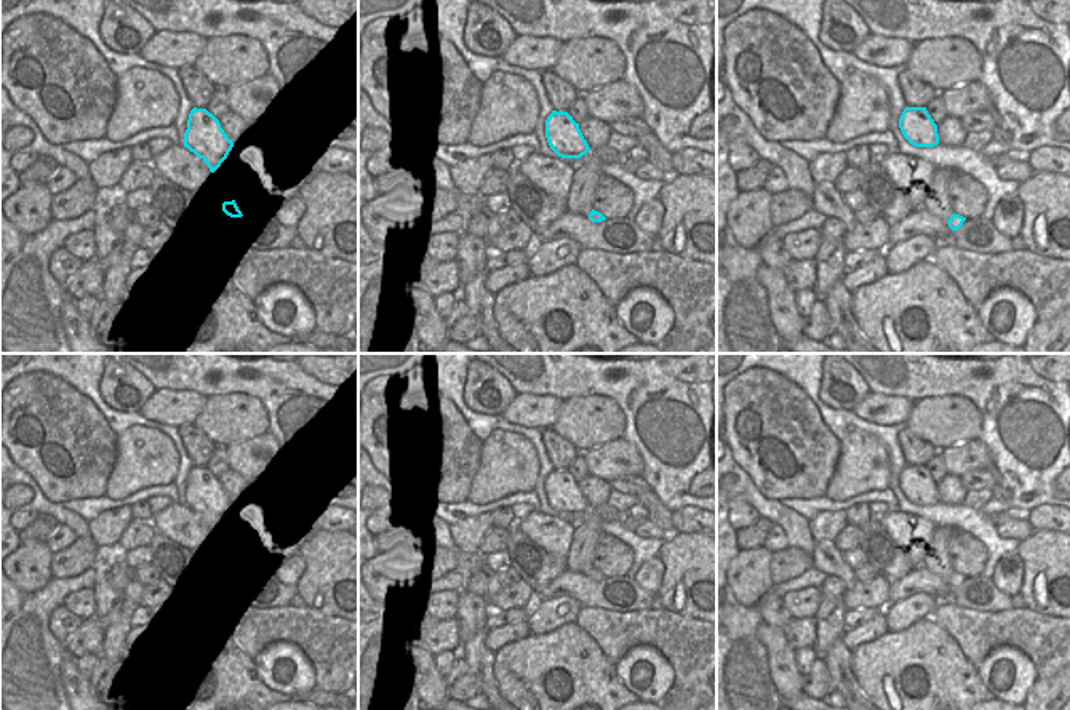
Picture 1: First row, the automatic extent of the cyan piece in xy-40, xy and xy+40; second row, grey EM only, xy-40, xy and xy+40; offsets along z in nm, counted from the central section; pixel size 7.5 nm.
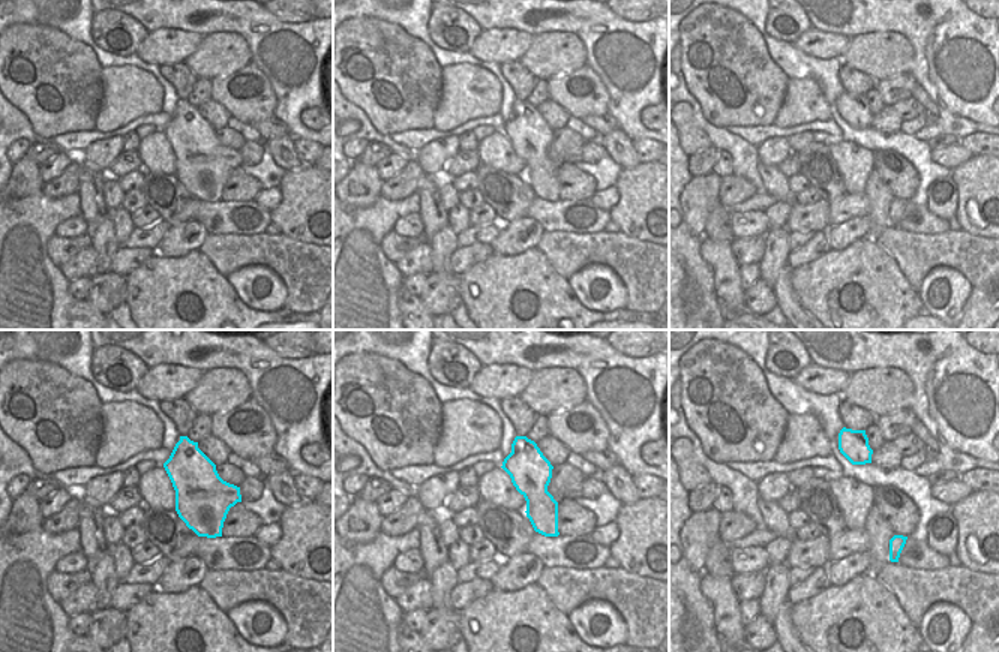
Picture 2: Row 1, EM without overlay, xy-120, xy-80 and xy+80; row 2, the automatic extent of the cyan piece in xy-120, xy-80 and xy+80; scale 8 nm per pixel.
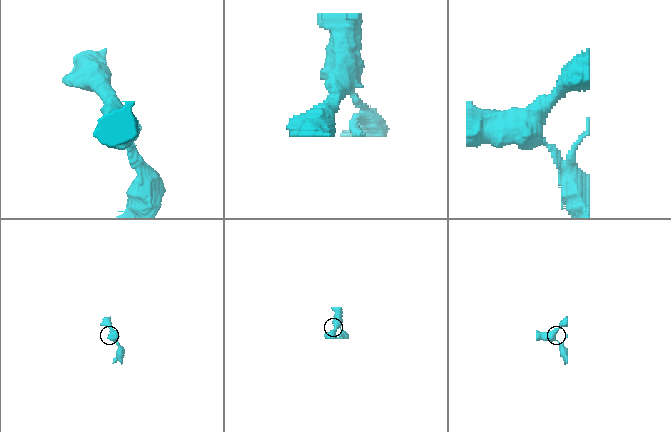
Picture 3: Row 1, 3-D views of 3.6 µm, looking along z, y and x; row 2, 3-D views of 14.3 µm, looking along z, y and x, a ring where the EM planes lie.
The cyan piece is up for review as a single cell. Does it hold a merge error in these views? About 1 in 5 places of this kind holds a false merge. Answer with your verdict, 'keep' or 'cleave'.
keep

